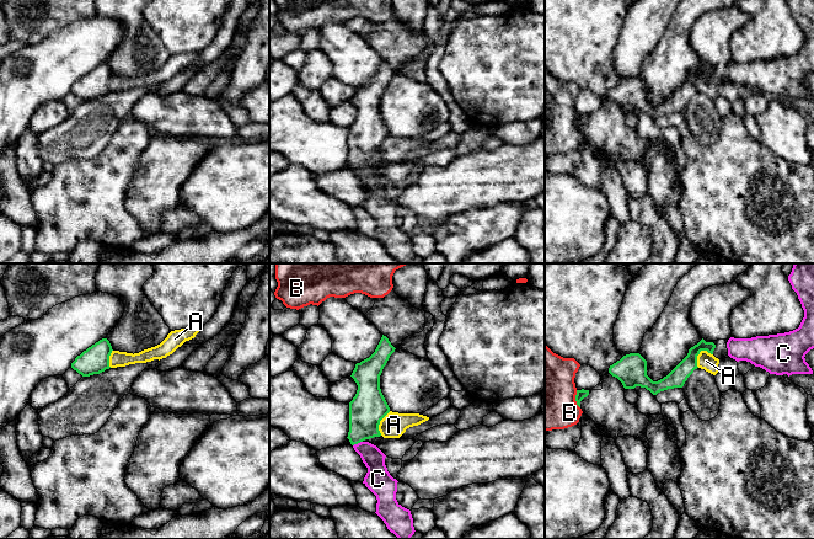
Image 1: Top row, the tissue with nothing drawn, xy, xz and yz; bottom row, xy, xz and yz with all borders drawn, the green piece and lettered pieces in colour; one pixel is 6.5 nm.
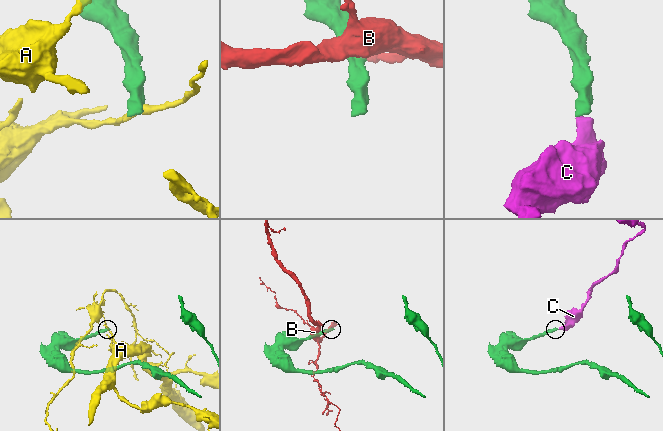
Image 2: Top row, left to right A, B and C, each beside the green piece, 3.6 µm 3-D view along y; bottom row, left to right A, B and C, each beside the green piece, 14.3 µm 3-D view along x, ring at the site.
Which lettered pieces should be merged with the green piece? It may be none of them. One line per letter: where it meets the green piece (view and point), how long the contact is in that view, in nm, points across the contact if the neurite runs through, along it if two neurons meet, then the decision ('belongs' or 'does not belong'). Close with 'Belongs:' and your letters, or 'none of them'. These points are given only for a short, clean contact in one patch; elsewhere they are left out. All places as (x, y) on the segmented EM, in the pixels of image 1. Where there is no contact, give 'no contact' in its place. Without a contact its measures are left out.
A: yz (699, 353) | 140 nm | along yz (712, 353), (701, 351), (697, 356), (697, 367) | does not belong
B: yz (576, 399) | 120 nm | does not belong
C: xz (357, 443) | 70 nm | across xz (368, 407), (357, 443), (374, 459) | belongs
Belongs: C

